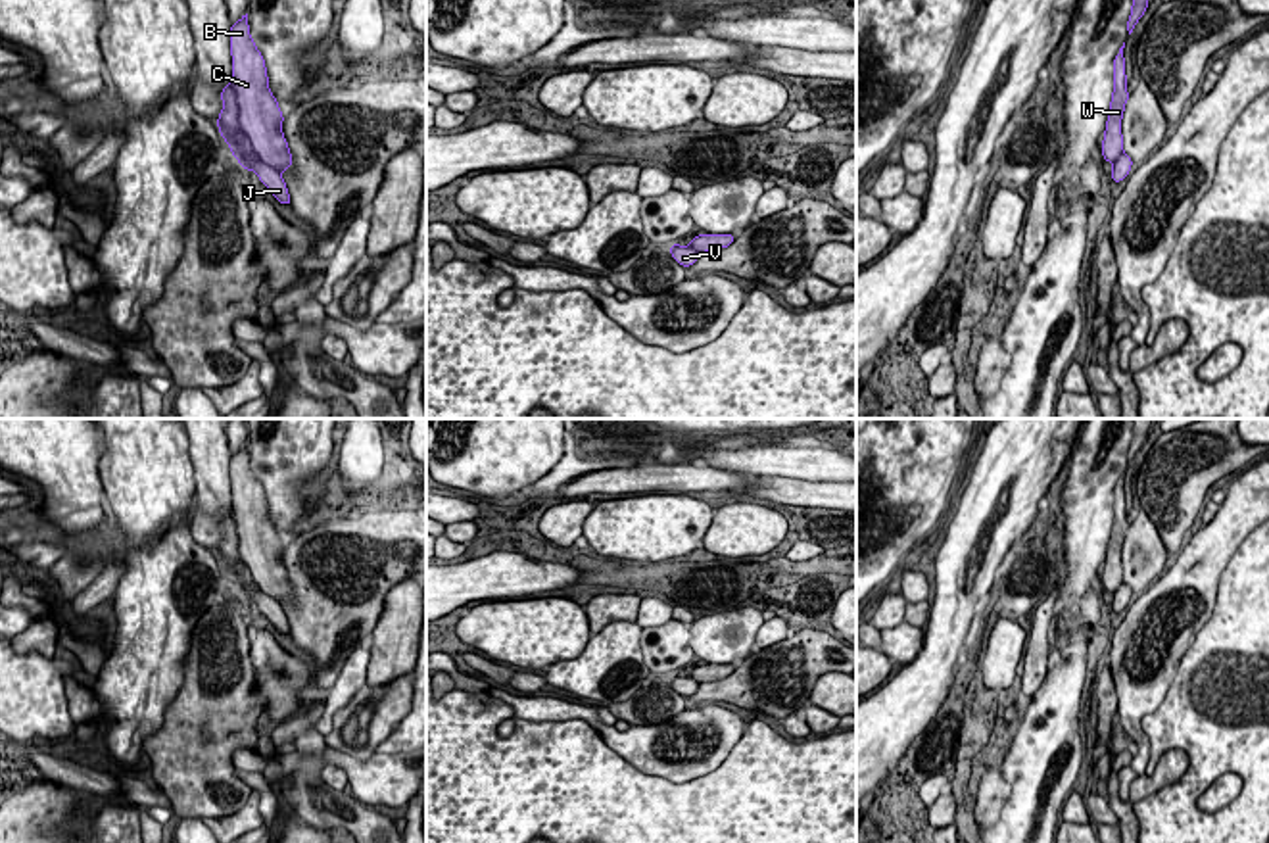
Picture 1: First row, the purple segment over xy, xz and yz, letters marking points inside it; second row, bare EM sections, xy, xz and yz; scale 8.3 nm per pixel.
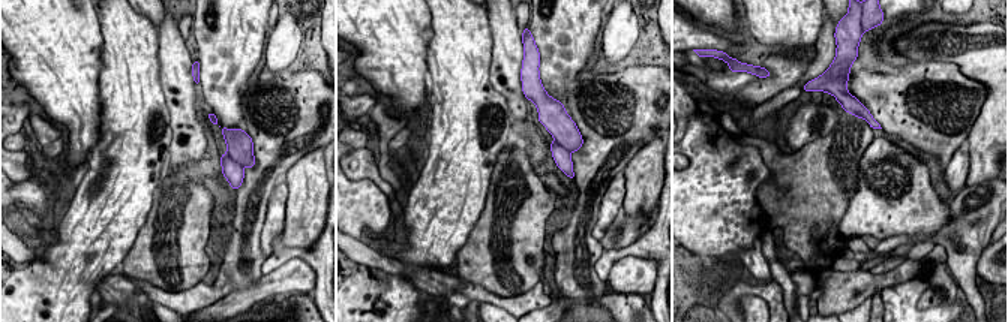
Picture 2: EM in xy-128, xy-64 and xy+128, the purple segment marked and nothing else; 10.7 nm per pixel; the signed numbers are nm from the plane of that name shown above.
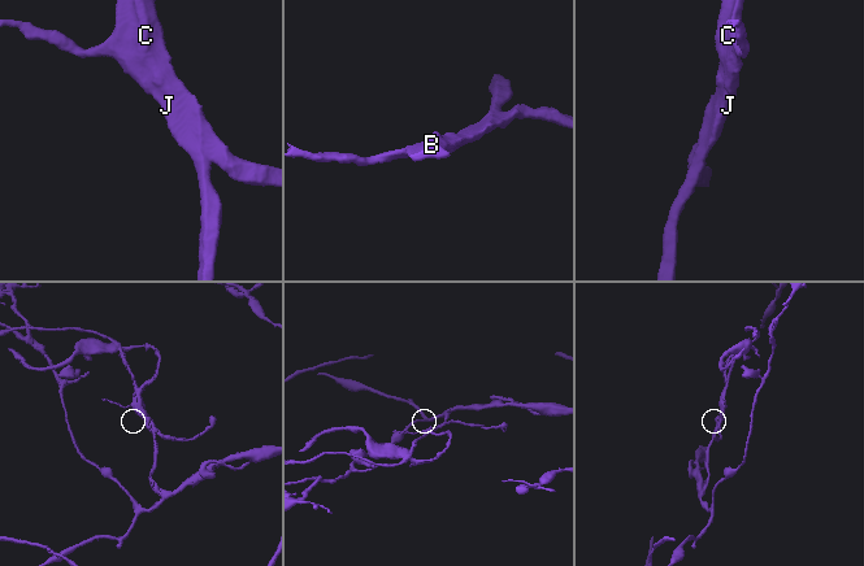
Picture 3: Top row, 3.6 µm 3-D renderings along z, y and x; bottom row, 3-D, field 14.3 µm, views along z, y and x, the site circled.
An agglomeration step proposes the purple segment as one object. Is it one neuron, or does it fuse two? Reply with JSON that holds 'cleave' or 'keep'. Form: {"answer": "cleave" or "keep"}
{"answer": "keep"}

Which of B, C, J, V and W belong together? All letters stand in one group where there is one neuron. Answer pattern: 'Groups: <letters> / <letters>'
Groups: B C J V W

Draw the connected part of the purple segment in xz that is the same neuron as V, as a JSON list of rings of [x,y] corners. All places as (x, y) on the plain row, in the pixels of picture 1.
[[[697,664],[689,676],[672,674],[670,686],[683,697],[691,697],[703,682],[716,682],[733,674],[735,664]]]

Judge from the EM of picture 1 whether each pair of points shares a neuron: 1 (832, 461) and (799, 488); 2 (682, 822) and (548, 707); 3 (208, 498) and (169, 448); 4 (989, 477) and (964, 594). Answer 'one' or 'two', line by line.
1: two
2: two
3: two
4: one

